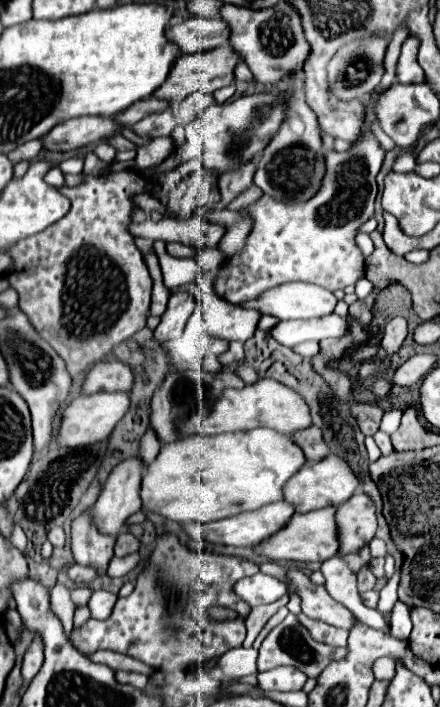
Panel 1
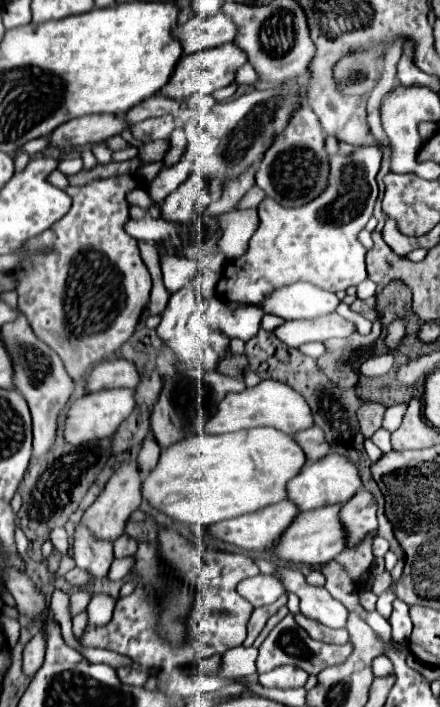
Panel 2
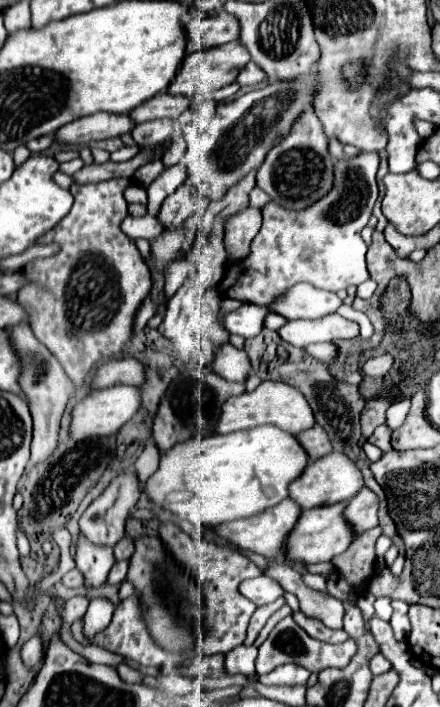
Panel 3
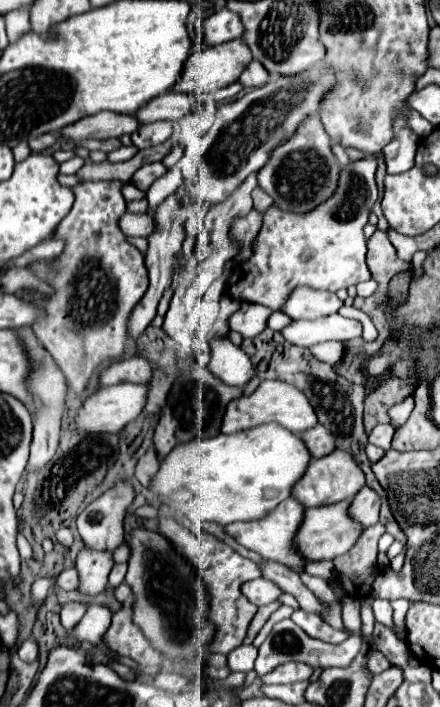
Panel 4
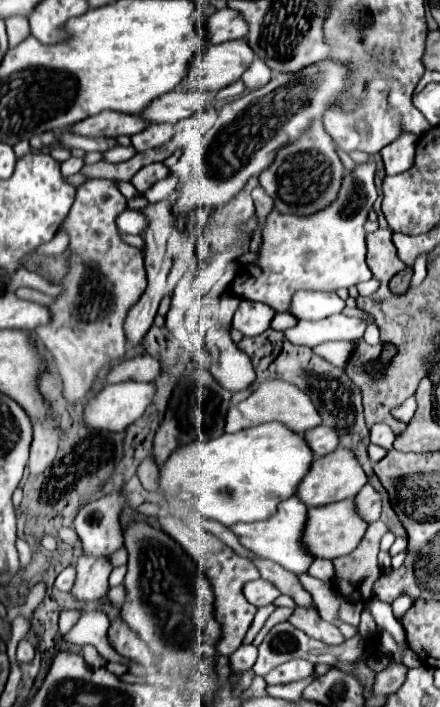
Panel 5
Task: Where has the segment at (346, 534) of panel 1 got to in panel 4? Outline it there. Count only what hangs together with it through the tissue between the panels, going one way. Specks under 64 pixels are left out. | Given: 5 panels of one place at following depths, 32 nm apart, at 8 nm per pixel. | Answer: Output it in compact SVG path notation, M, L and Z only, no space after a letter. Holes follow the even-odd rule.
M364 486L354 496L354 500L352 500L350 508L348 508L348 514L356 522L360 522L360 526L366 530L366 528L370 528L370 526L374 526L378 522L378 510L380 510L380 498L378 498L378 494L372 488Z

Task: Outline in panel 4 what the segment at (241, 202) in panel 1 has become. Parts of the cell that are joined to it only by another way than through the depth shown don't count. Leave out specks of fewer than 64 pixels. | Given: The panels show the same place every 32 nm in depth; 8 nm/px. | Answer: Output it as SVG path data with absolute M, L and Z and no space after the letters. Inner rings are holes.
M254 188L252 190L252 202L253 207L258 210L258 212L266 212L266 208L272 204L272 198L262 190L262 188Z

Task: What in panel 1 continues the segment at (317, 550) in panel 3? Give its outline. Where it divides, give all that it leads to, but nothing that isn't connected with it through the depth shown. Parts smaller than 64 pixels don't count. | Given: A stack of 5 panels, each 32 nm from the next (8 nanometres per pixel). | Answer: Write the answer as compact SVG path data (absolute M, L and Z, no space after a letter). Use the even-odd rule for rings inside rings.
M326 506L320 510L312 510L306 514L294 514L276 536L270 536L264 544L256 544L252 548L256 554L266 556L270 560L298 560L298 562L324 562L338 554L338 528L334 520L334 506Z

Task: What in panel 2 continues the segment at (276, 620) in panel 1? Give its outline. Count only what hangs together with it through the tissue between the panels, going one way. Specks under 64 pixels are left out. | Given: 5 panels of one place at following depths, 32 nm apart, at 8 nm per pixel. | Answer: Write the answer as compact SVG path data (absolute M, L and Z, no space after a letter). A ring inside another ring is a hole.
M282 606L282 608L280 608L280 610L278 610L278 612L276 612L276 614L274 614L274 616L272 616L268 622L266 622L264 630L260 632L260 636L258 636L258 638L256 638L256 642L254 642L254 646L256 646L256 648L258 648L258 646L264 642L264 638L270 634L270 630L272 630L272 628L274 628L274 626L276 626L276 624L278 624L278 622L280 622L280 620L286 616L286 614L288 614L288 608L286 608L286 606Z

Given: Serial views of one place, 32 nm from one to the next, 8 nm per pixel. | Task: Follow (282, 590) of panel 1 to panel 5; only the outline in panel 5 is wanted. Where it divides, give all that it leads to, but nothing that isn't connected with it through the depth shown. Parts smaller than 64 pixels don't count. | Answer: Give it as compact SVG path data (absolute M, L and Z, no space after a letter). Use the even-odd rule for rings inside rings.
M262 578L248 582L242 592L244 592L246 600L248 600L250 604L258 606L258 608L260 608L260 606L266 606L266 604L272 604L272 602L280 596L280 590L278 590L272 582L262 580Z

